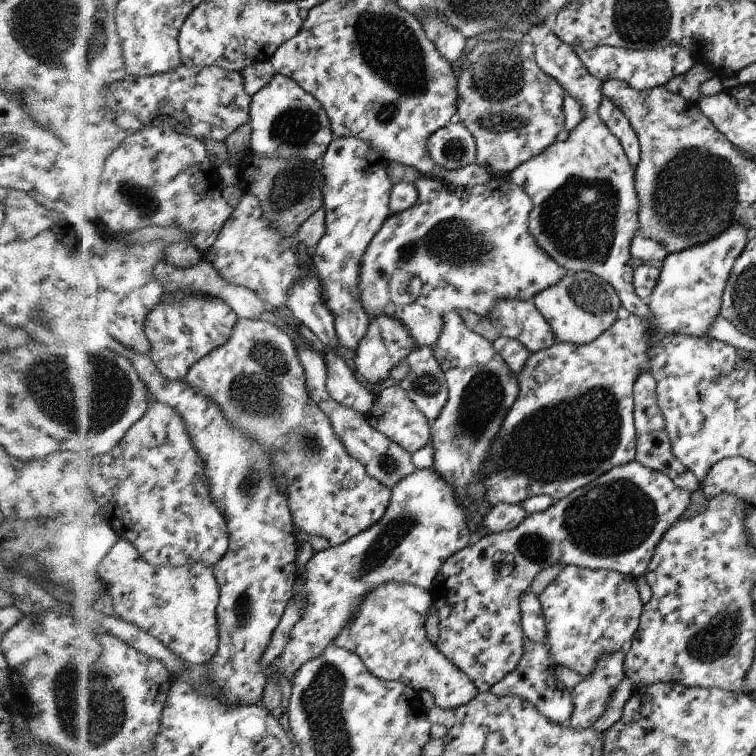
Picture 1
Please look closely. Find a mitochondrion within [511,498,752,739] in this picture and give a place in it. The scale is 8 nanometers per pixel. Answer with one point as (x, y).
(712, 641)

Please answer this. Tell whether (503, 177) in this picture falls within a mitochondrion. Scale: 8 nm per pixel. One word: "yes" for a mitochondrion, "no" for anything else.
no

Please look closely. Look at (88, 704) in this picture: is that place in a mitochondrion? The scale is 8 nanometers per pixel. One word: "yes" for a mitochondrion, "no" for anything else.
yes

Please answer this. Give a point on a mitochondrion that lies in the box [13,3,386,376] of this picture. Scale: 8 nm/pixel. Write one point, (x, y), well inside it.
(294, 126)

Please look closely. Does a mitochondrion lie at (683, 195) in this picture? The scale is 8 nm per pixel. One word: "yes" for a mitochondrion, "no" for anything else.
yes

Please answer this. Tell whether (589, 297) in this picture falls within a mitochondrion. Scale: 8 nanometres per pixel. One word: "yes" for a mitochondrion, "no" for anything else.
yes

